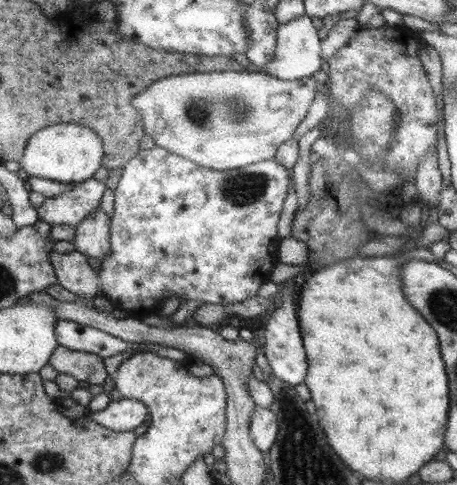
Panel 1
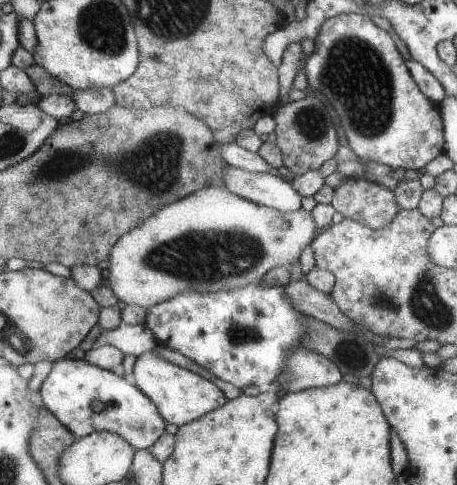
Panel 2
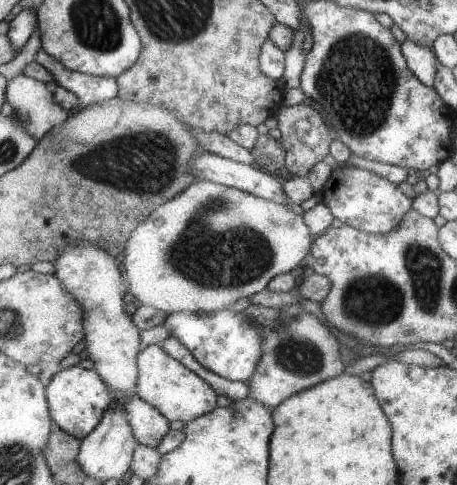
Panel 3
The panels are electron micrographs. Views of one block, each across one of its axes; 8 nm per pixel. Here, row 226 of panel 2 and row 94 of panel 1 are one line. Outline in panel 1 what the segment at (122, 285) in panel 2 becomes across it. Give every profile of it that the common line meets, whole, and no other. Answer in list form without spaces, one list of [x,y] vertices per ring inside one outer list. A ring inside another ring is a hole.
[[[205,72],[205,74],[181,74],[169,80],[157,80],[153,88],[145,88],[131,98],[131,106],[139,112],[143,132],[157,148],[187,158],[205,170],[237,170],[253,166],[255,162],[273,160],[277,148],[293,138],[299,124],[305,120],[319,84],[309,76],[299,80],[279,80],[265,72]]]

